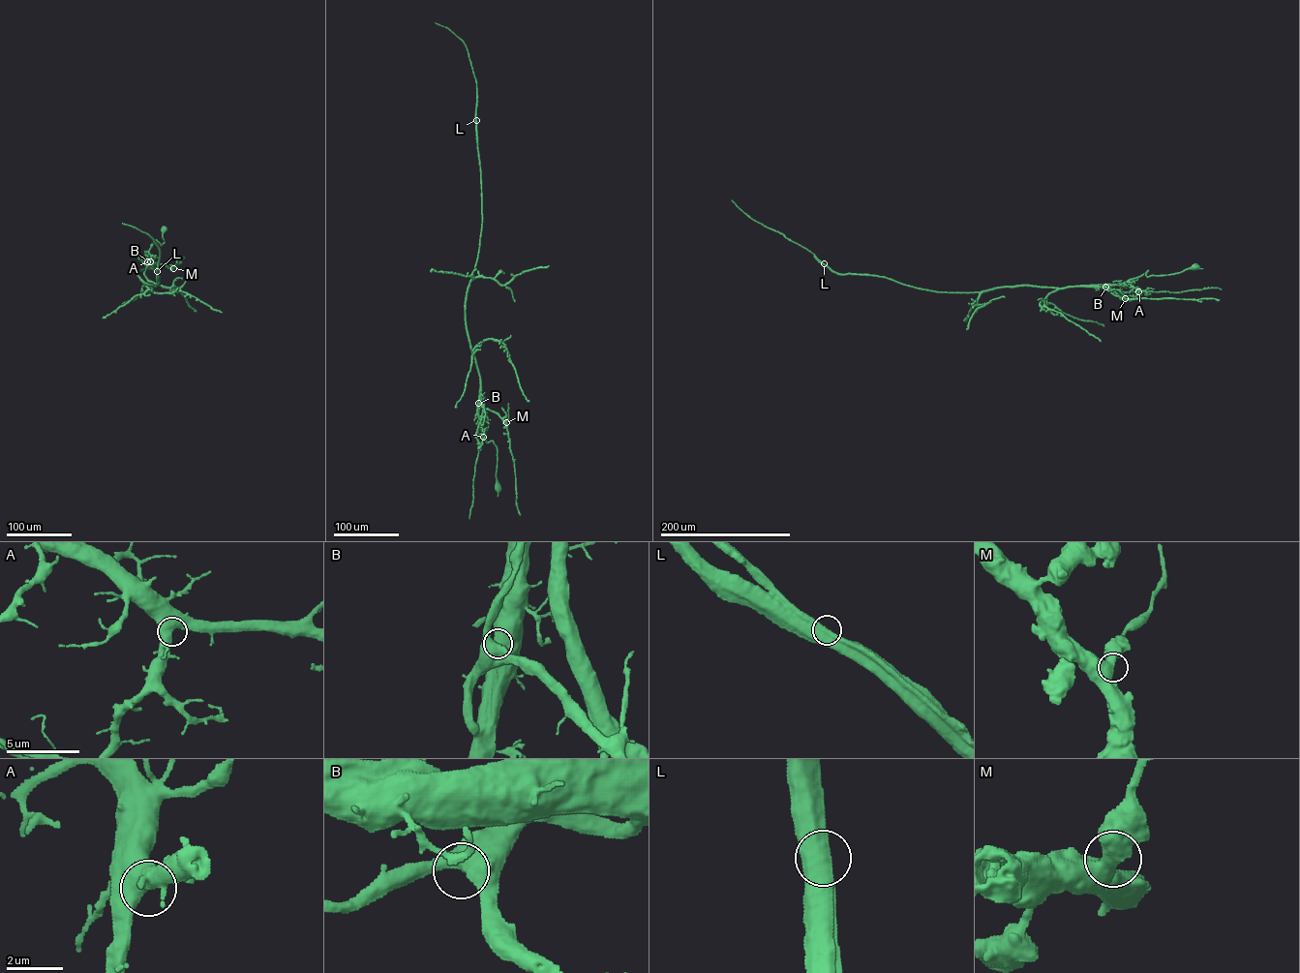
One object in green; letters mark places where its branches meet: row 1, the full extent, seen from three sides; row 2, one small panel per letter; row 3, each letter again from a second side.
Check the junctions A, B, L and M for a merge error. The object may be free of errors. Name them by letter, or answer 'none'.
L

